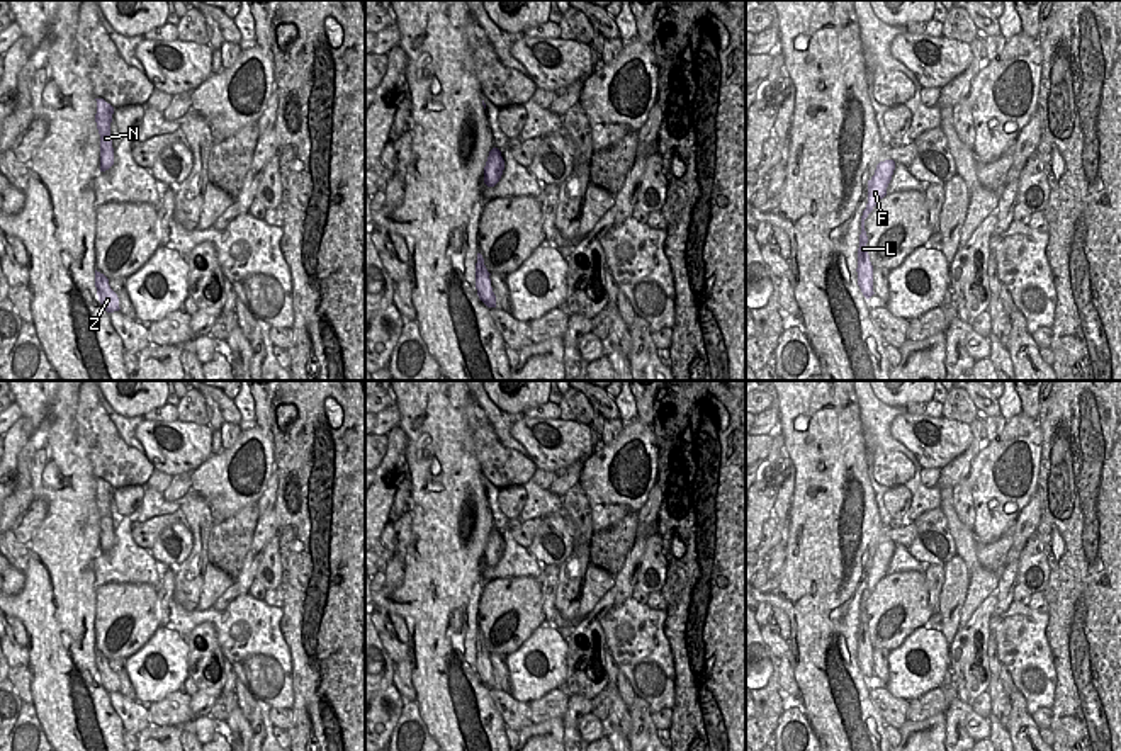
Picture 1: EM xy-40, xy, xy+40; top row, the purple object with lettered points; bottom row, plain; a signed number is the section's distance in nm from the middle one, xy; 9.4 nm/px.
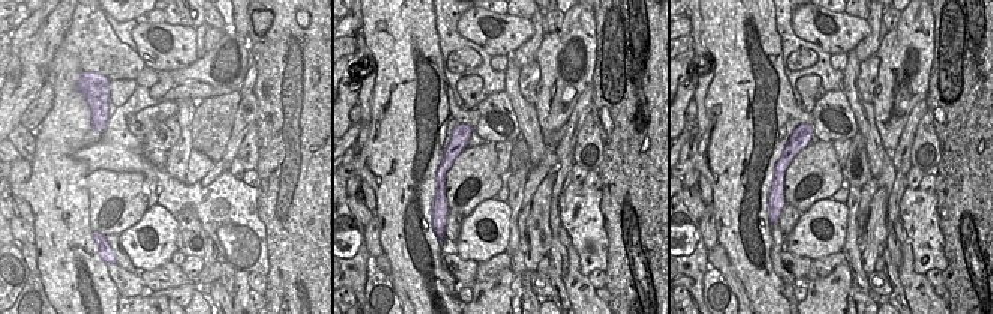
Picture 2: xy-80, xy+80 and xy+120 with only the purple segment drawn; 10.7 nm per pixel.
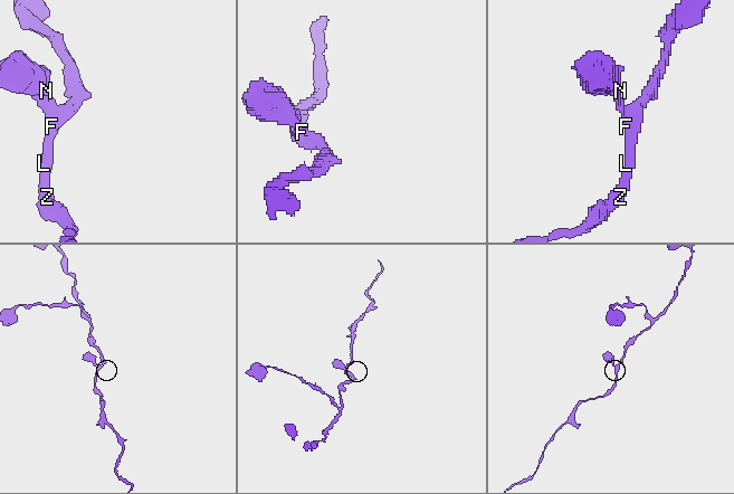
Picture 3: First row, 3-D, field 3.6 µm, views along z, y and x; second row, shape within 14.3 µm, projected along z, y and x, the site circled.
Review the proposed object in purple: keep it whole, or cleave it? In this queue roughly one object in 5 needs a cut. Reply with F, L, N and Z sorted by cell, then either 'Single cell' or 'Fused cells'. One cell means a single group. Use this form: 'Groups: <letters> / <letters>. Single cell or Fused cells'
Groups: F L N Z. Single cell

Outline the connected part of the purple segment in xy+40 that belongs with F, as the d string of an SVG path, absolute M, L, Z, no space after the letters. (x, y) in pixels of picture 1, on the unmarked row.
M885 540L876 545L875 556L868 561L868 584L861 596L861 615L859 615L859 629L858 629L858 666L866 680L870 680L873 673L873 646L868 635L868 617L865 612L865 600L873 591L876 583L887 576L887 567L892 561L895 551L893 540Z

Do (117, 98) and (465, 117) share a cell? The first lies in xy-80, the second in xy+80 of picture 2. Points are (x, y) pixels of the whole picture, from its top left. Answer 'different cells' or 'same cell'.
different cells

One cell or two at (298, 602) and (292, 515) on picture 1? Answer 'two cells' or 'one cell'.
one cell

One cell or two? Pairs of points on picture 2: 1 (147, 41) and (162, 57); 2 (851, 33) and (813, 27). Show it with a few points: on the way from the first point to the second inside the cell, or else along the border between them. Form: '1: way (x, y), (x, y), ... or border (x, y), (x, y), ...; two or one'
1: way (150, 45), (158, 53); one
2: way (842, 35), (827, 36), (822, 33); one

